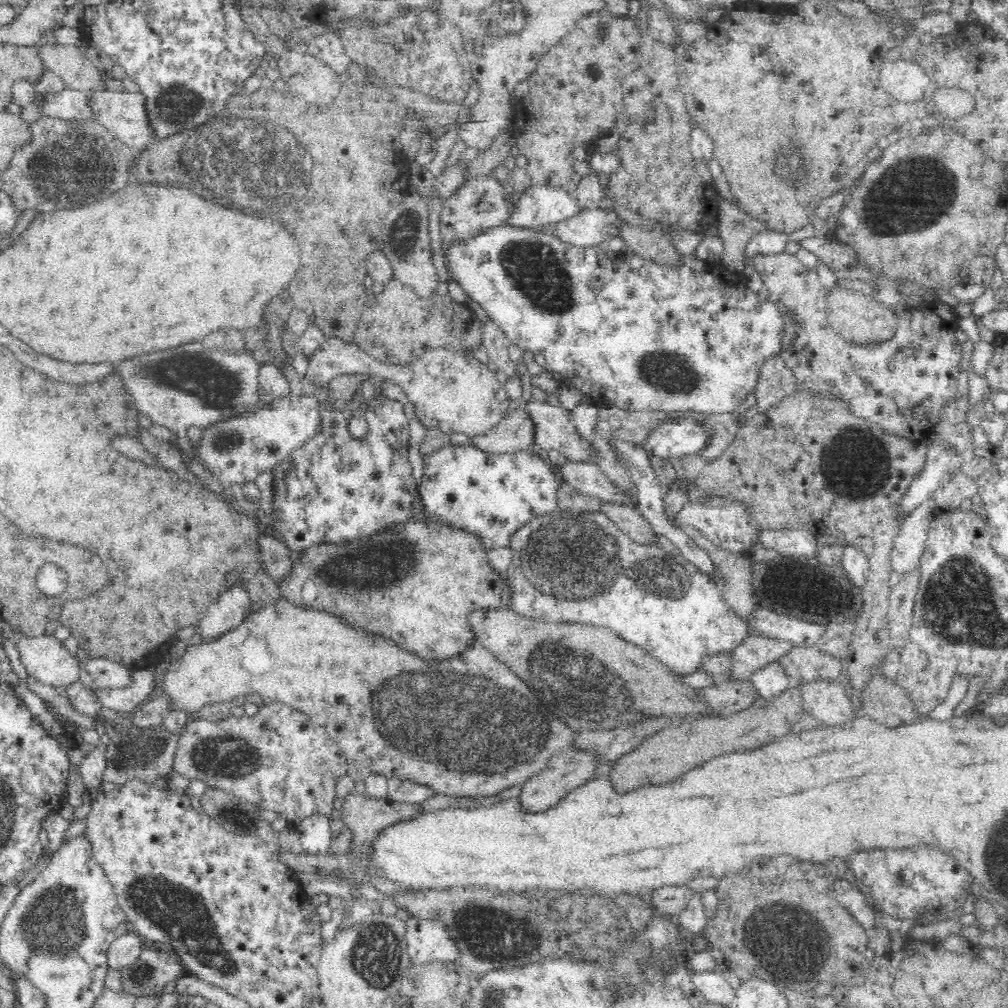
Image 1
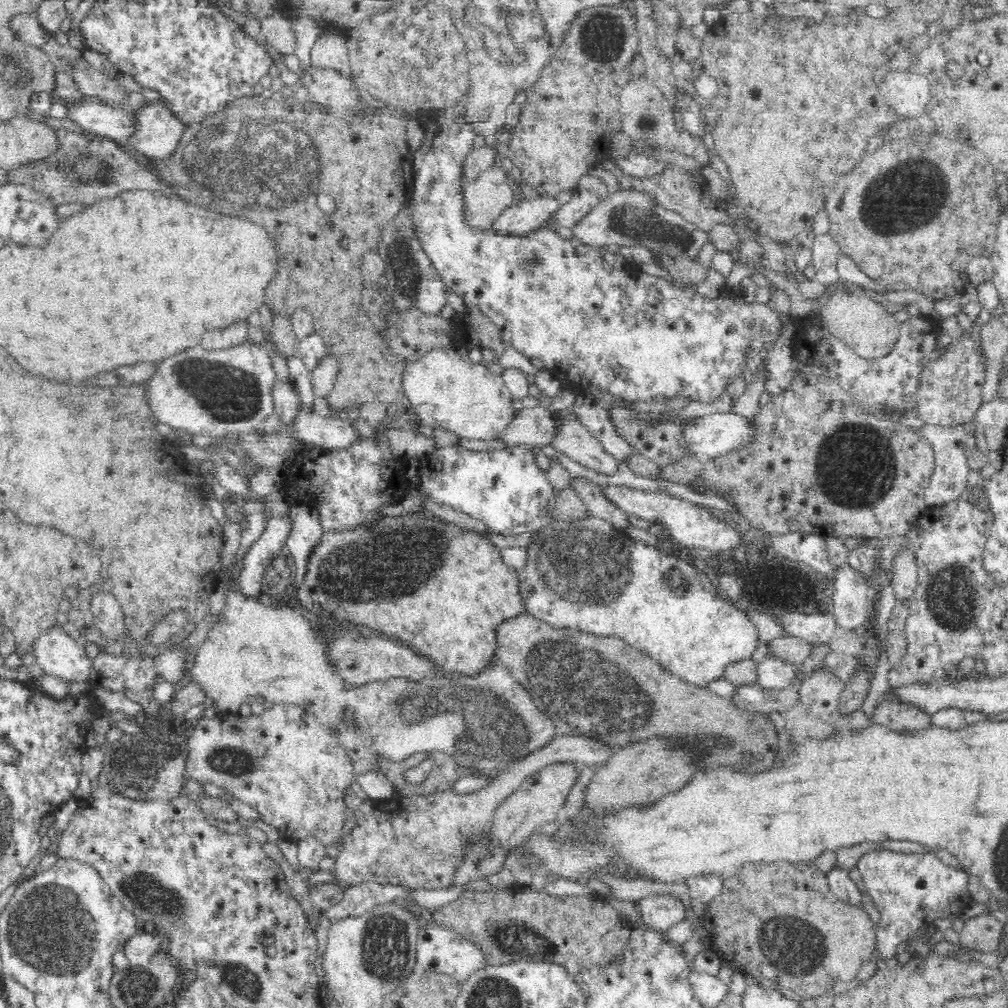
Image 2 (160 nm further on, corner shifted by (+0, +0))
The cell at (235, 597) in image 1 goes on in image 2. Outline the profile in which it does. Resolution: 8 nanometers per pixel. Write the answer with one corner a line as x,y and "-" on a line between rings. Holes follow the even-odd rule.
287,513
274,514
267,521
259,539
253,542
242,558
235,587
244,599
254,599
260,592
264,573
273,556
285,552
285,542
292,530
292,520

